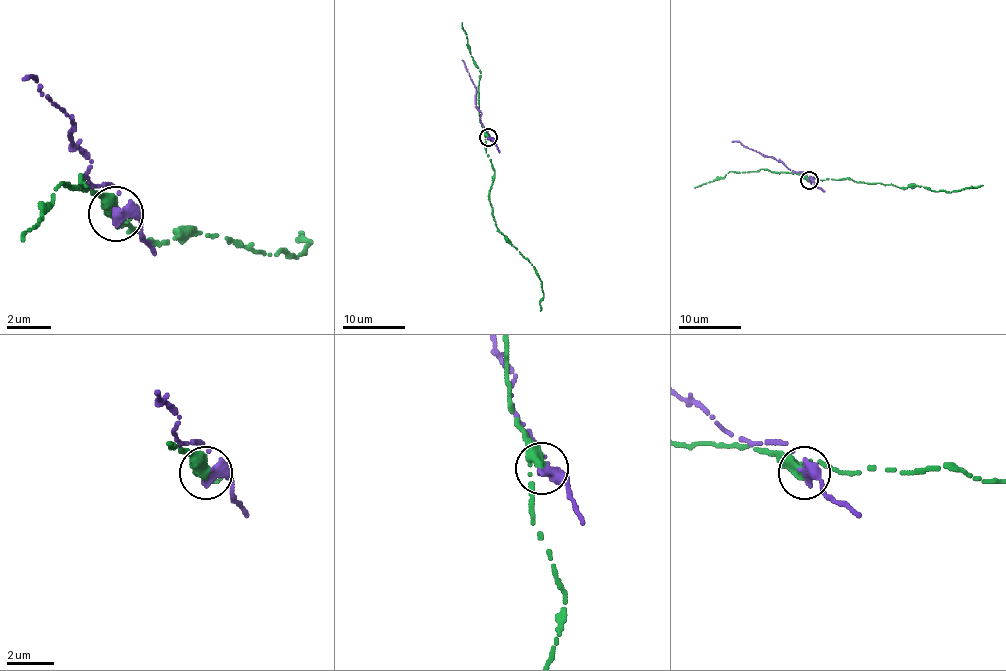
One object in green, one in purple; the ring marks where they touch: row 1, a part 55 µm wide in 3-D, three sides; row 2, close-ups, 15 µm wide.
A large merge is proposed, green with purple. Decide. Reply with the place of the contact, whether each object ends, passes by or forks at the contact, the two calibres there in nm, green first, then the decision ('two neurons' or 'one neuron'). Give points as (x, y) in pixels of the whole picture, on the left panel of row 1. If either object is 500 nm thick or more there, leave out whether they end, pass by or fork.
at (116, 213); 480 nm thick on the green side, 500 nm on the other; two neurons

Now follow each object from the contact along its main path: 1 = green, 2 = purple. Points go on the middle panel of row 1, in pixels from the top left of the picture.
1: (488, 136), (486, 152), (494, 177), (489, 198), (496, 226), (537, 274), (544, 293), (541, 310)
2: (488, 138), (480, 118), (482, 113), (475, 104), (475, 87), (461, 60)

